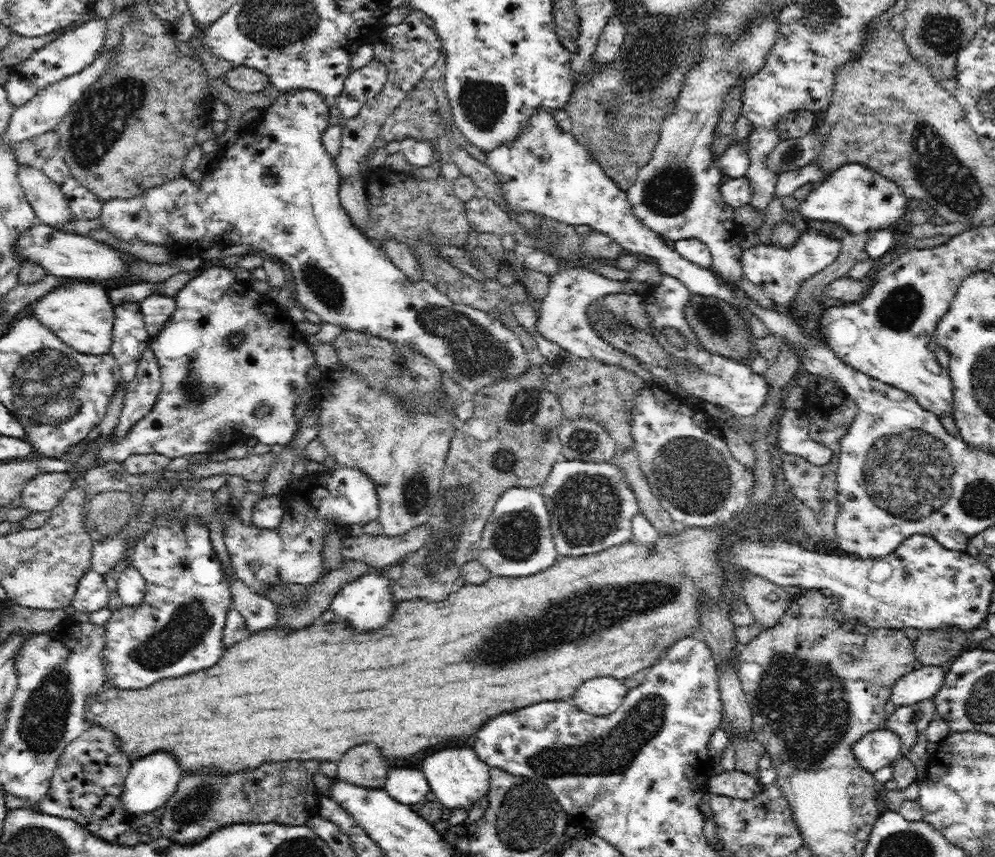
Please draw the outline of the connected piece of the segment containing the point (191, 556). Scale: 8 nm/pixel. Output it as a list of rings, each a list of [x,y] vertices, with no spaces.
[[[164,513],[158,515],[151,524],[151,529],[146,531],[136,542],[134,553],[131,556],[131,566],[133,566],[146,582],[146,594],[142,604],[138,606],[125,606],[112,612],[111,617],[104,624],[106,629],[106,644],[104,644],[104,650],[102,650],[102,663],[104,663],[104,669],[106,669],[106,685],[114,686],[114,688],[122,690],[132,690],[138,688],[146,688],[150,684],[154,684],[156,680],[160,678],[178,678],[178,676],[184,676],[184,674],[190,674],[190,672],[196,672],[196,670],[202,670],[202,668],[210,668],[214,666],[222,652],[224,652],[224,645],[222,645],[222,630],[224,630],[224,624],[226,622],[226,616],[228,616],[228,610],[232,604],[231,584],[225,579],[225,573],[222,571],[222,563],[220,559],[216,557],[214,553],[214,547],[210,542],[209,525],[202,523],[202,521],[196,521],[194,517],[188,517],[182,519],[180,513],[177,517],[170,515],[170,513]]]

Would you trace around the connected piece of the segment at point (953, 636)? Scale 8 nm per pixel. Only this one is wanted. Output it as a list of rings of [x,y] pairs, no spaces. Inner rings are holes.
[[[958,625],[922,629],[914,643],[915,657],[926,666],[947,666],[962,651],[977,647],[966,638],[966,629]]]

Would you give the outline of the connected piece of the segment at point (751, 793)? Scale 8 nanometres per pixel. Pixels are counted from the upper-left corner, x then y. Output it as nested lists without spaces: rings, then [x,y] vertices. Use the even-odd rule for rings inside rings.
[[[733,769],[722,771],[722,774],[712,775],[709,778],[709,791],[712,794],[726,797],[750,800],[761,793],[763,788],[758,783],[756,776]]]

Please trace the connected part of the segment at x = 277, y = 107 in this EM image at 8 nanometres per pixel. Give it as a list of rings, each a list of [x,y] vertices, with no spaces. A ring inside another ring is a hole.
[[[310,89],[281,92],[276,102],[259,117],[260,124],[254,134],[238,138],[222,150],[201,181],[194,182],[182,176],[137,197],[111,198],[102,205],[101,228],[124,242],[143,240],[163,244],[176,253],[183,246],[200,248],[202,242],[212,242],[224,248],[249,244],[251,254],[268,254],[290,266],[294,300],[317,314],[322,323],[414,347],[471,395],[492,382],[518,379],[524,375],[532,367],[524,346],[512,330],[499,320],[493,320],[486,311],[454,303],[424,278],[411,281],[391,261],[383,246],[364,237],[353,224],[339,197],[341,178],[336,160],[322,145],[322,132],[330,126],[327,100]]]

